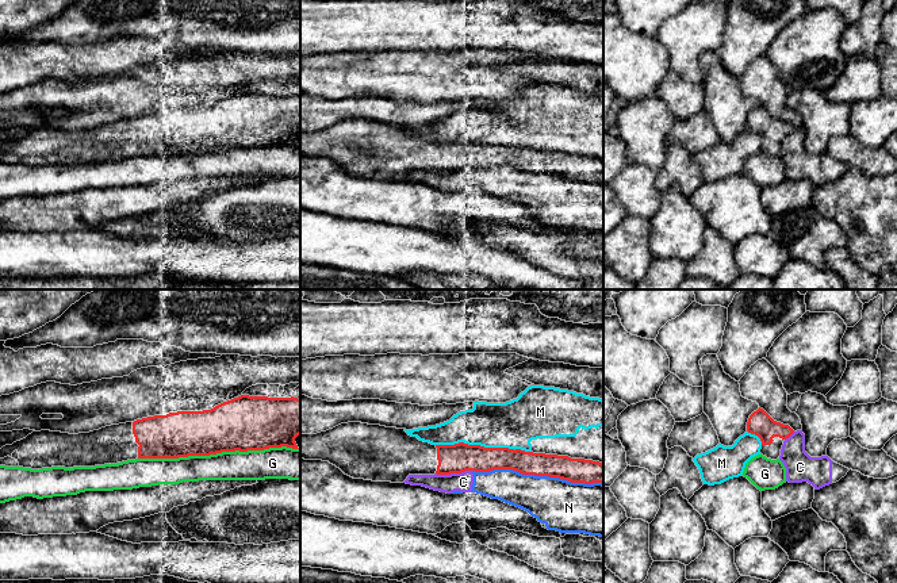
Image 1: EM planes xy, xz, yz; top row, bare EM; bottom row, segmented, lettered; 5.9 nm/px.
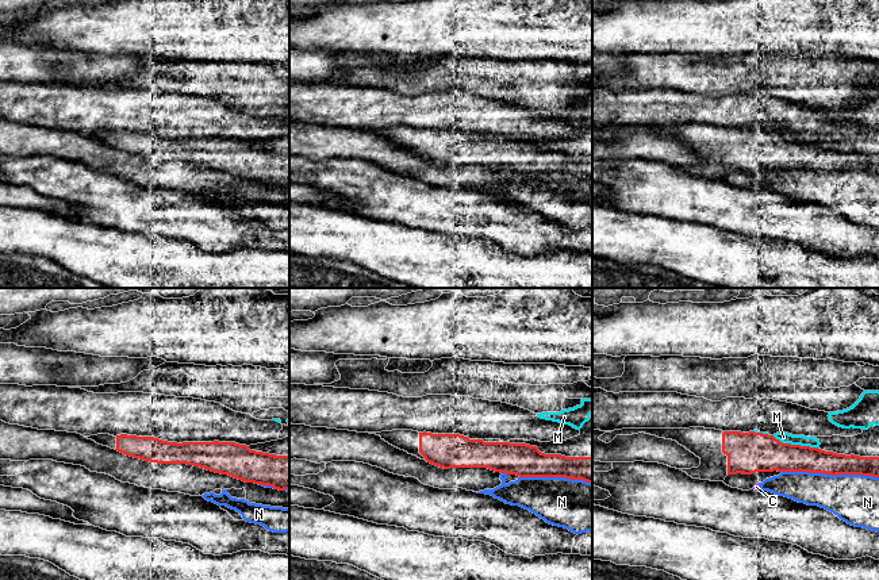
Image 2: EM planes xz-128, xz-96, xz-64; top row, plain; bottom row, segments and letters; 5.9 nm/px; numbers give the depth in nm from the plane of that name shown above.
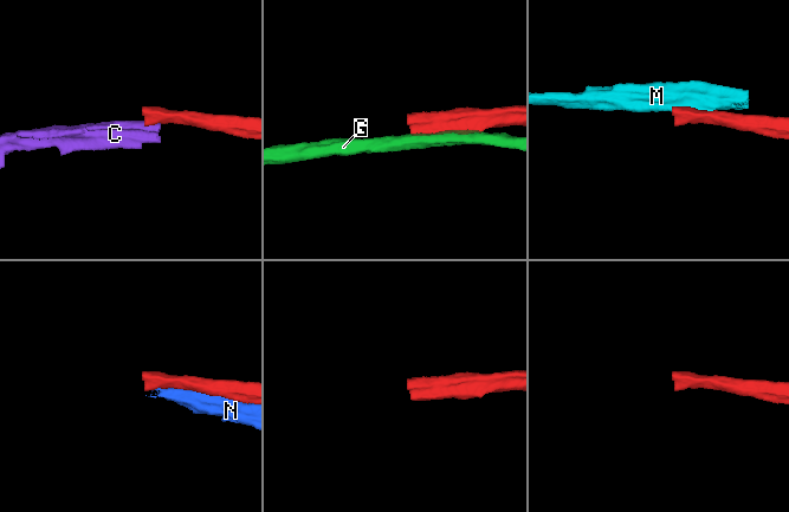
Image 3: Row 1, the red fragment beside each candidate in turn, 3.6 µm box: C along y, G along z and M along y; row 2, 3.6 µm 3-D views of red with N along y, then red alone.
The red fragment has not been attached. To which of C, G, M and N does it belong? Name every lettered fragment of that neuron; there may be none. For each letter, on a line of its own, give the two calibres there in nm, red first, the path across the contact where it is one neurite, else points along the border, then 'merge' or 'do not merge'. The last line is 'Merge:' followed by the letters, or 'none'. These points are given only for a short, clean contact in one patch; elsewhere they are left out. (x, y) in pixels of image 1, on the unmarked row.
C: 180 nm thick on the red side, 120 nm on the other; do not merge
G: 320 nm thick on the red side, 180 nm on the other; do not merge
M: 180 nm thick on the red side, 280 nm on the other; do not merge
N: 140 nm thick on the red side, 300 nm on the other; do not merge
Merge: none

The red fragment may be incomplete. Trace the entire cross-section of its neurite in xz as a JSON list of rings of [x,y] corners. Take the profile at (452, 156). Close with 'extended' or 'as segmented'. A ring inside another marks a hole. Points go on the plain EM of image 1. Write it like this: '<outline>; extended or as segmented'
[[[361,119],[300,131],[300,156],[329,158],[353,176],[372,179],[403,180],[409,172],[513,166],[571,180],[603,181],[599,158],[464,139],[432,142],[409,133],[405,126]]]; extended

